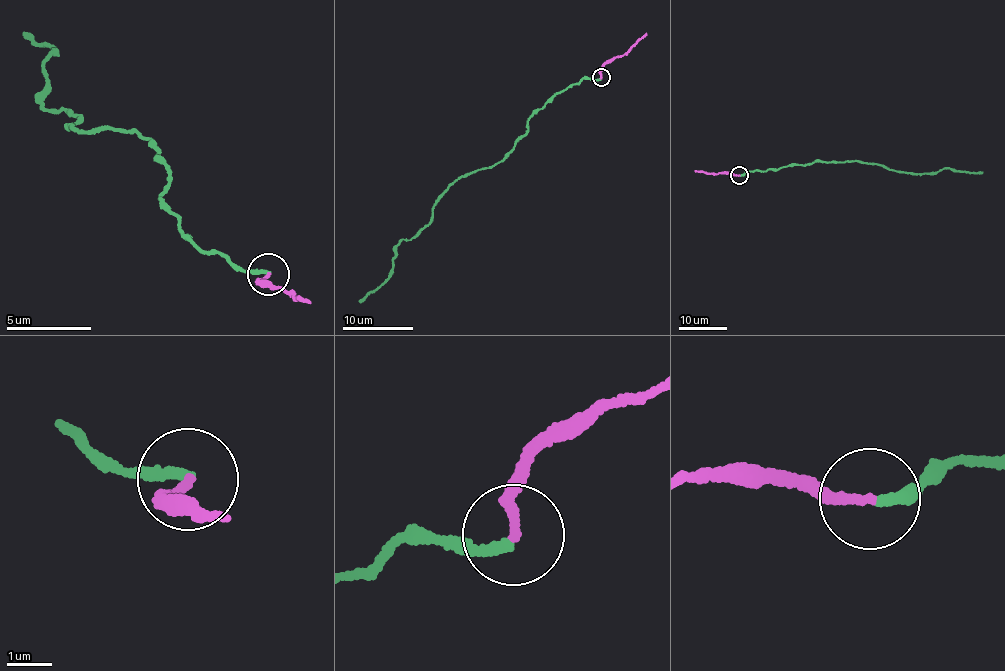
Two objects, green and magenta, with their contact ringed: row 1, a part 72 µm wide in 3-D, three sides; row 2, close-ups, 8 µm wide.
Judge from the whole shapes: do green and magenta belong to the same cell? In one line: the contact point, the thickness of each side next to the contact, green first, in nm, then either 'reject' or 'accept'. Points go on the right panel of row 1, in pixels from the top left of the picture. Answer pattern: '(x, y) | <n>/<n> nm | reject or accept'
(739, 175) | 220/220 nm | accept

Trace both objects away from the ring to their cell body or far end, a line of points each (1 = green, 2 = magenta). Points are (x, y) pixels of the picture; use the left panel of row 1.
1: (267, 274), (196, 247), (152, 139), (46, 108), (58, 48), (23, 32)
2: (267, 274), (256, 283), (306, 301)

